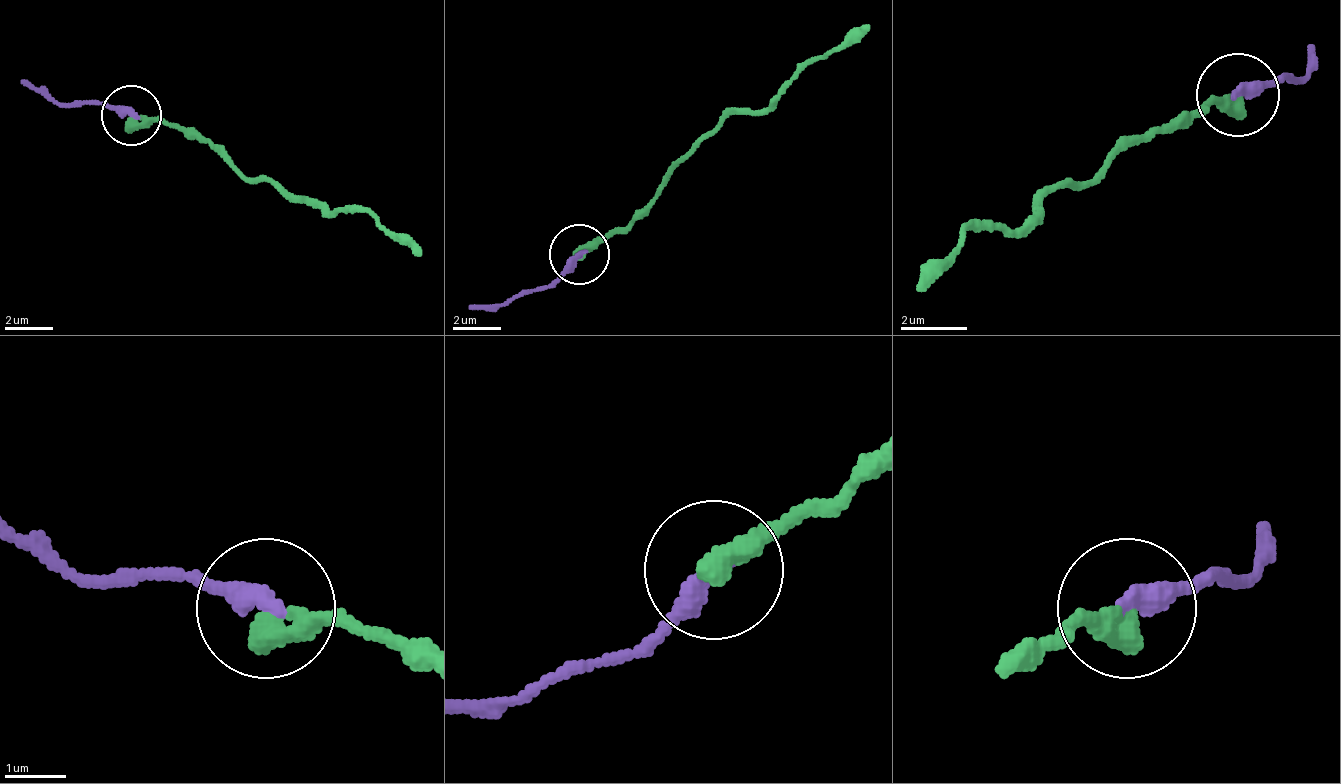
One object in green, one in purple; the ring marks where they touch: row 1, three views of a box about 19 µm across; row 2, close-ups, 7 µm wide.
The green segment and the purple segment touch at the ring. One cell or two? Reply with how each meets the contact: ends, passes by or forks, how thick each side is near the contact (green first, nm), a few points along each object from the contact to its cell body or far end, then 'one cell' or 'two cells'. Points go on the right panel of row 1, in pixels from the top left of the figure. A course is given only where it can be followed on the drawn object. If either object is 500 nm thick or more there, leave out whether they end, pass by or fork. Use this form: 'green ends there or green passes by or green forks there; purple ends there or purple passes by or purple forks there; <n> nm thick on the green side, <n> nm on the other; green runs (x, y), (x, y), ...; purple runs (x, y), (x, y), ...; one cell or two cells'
green ends there; purple ends there; 440 nm thick on the green side, 360 nm on the other; green runs (1239, 97), (1214, 97), (1039, 205), (1039, 213), (964, 230), (914, 288); purple runs (1239, 97), (1298, 80), (1314, 47); one cell

